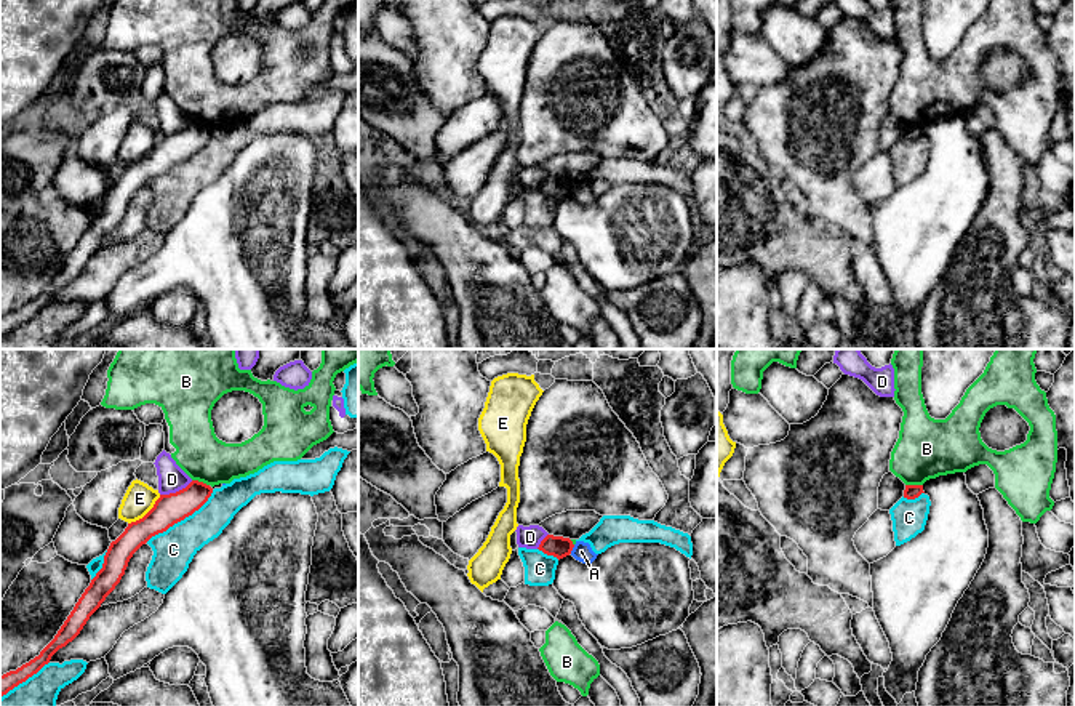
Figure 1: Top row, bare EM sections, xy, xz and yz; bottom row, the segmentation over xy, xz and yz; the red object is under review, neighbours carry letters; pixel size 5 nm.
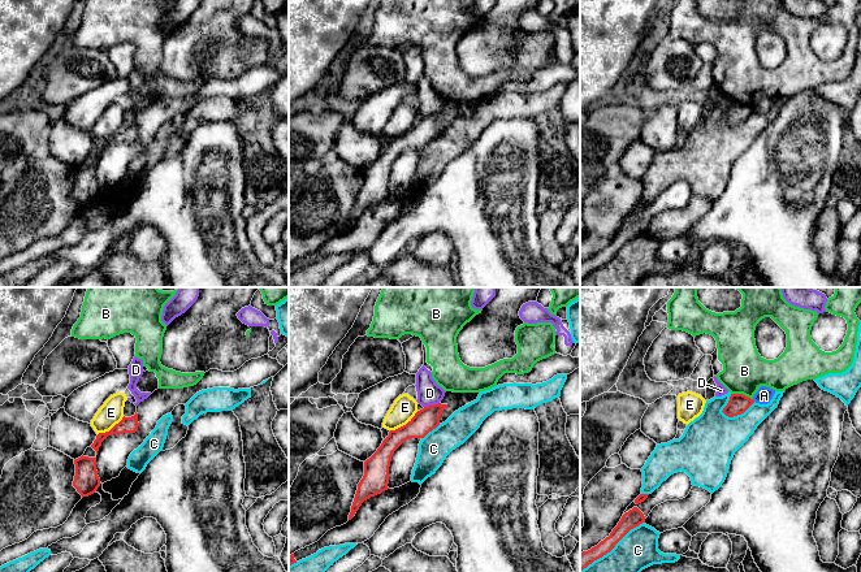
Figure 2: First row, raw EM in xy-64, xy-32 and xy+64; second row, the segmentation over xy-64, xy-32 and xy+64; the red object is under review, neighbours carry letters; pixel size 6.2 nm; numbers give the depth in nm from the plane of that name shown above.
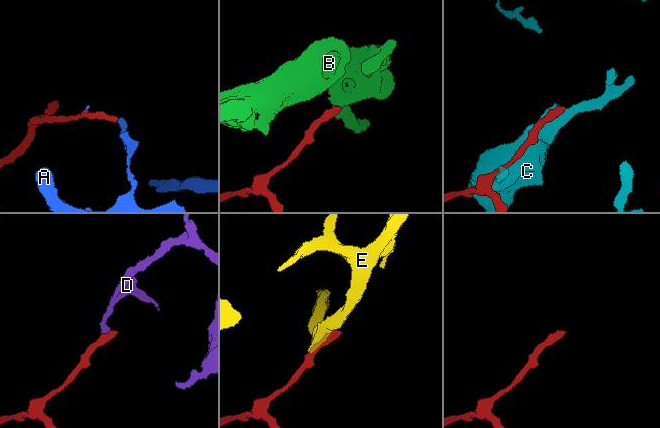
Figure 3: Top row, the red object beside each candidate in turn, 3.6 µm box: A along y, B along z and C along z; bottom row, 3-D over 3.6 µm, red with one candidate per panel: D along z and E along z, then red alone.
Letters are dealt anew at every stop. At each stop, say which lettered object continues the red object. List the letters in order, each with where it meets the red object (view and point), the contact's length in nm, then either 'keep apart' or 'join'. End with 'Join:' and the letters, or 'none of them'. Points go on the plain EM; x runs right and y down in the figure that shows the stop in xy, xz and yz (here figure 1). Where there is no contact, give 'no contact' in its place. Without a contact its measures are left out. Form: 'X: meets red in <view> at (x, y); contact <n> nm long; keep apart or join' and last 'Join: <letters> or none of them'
A: meets red in xz at (571, 191); contact 50 nm long; keep apart
B: meets red in xy at (200, 124); contact 90 nm long; keep apart
C: meets red in xy at (181, 160); contact 440 nm long; keep apart
D: meets red in xy at (176, 133); contact 180 nm long; keep apart
E: meets red in xy at (147, 154); contact 220 nm long; keep apart
Join: none of them

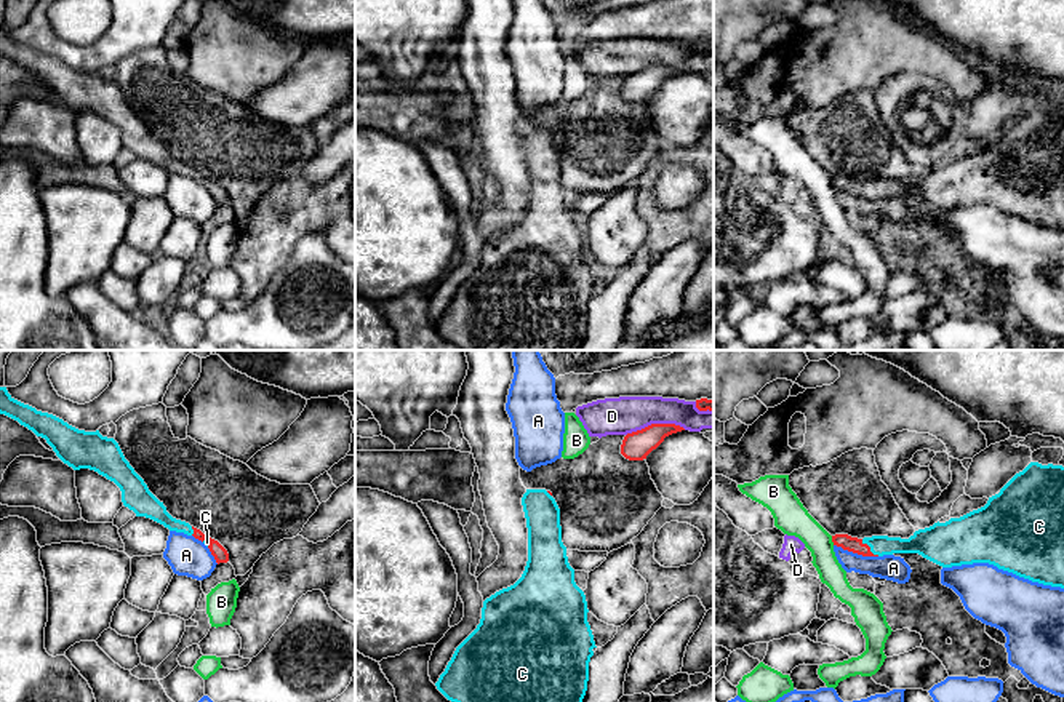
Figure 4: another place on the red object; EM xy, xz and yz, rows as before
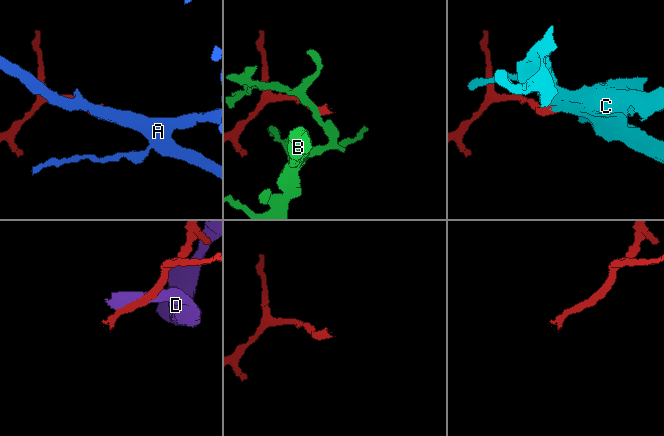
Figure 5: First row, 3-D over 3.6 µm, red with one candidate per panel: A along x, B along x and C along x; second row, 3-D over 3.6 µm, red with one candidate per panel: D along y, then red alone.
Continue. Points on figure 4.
A: meets red in yz at (856, 194); contact 240 nm long; keep apart
B: meets red in yz at (832, 183); contact 50 nm long; keep apart
C: meets red in yz at (869, 191); contact 130 nm long; join
D: meets red in xz at (655, 66); contact 300 nm long; keep apart
Join: C

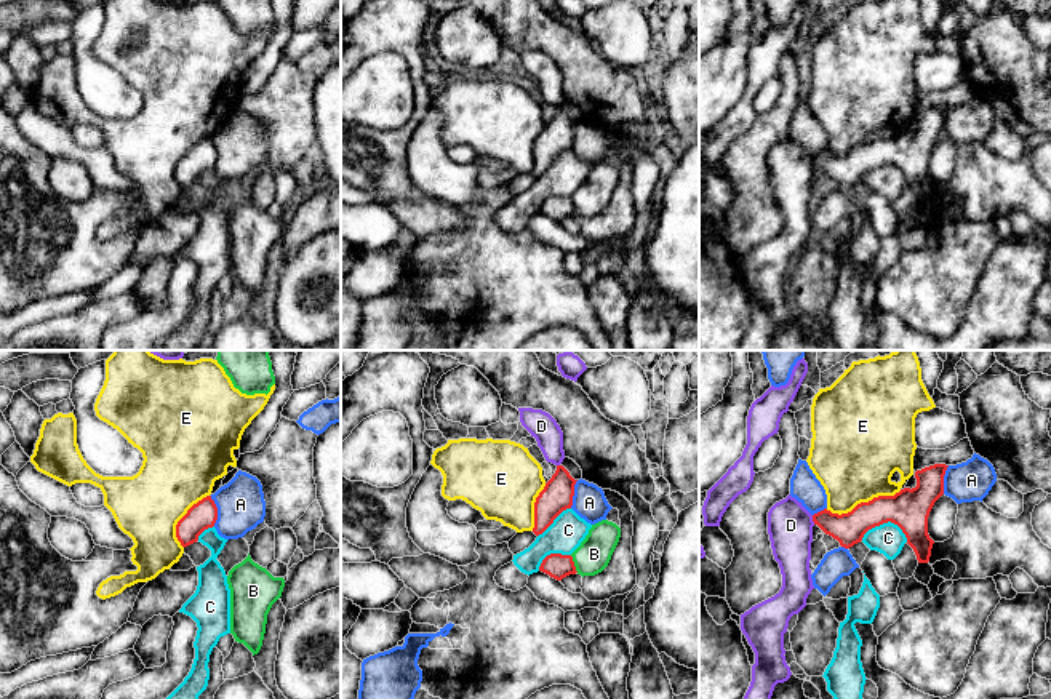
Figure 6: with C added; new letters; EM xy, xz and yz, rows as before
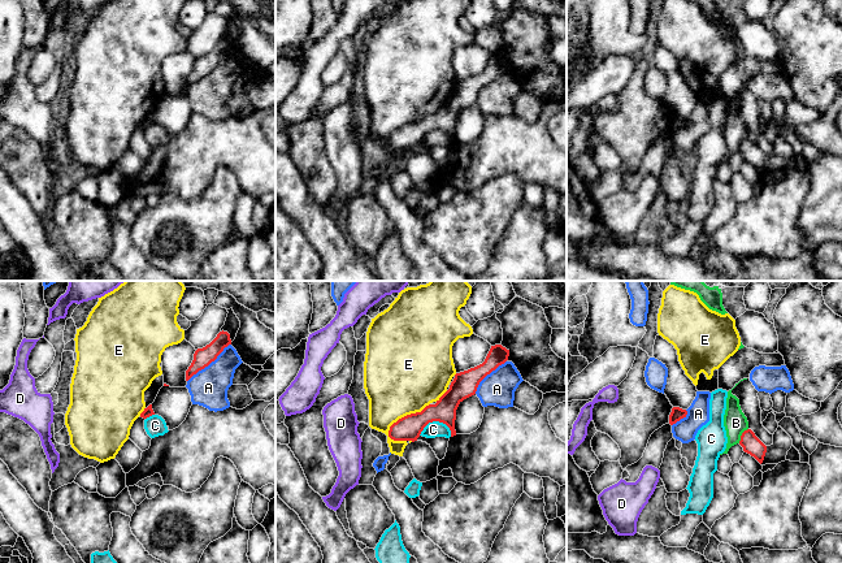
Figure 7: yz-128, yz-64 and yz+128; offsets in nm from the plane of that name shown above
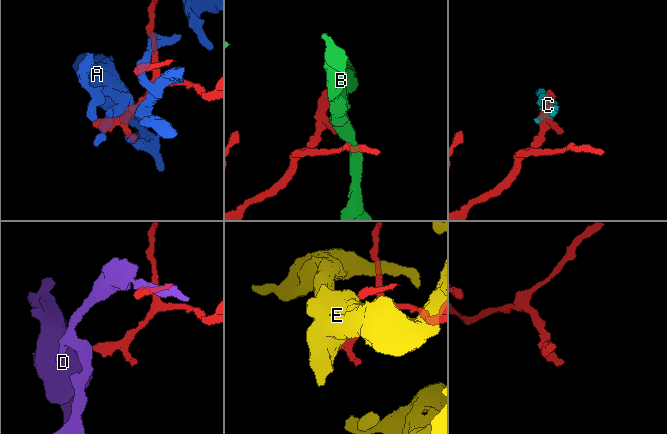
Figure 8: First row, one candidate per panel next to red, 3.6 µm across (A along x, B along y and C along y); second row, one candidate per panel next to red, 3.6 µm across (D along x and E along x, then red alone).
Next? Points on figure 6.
A: meets red in xy at (216, 152); contact 150 nm long; keep apart
B: meets red in xz at (573, 205); contact 100 nm long; keep apart
C: meets red in yz at (883, 163); contact 240 nm long; keep apart
D: meets red in yz at (813, 162); contact 50 nm long; keep apart
E: meets red in yz at (863, 144); contact 400 nm long; keep apart
Join: none of them

